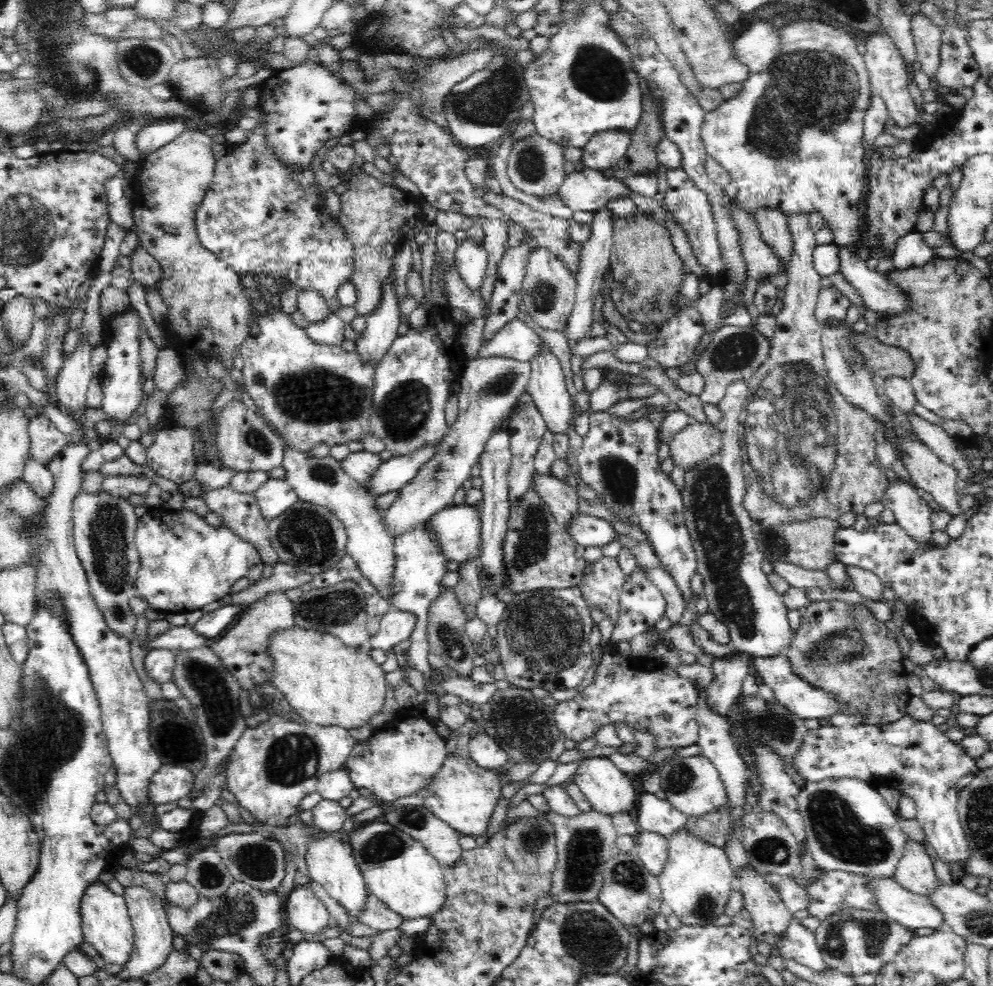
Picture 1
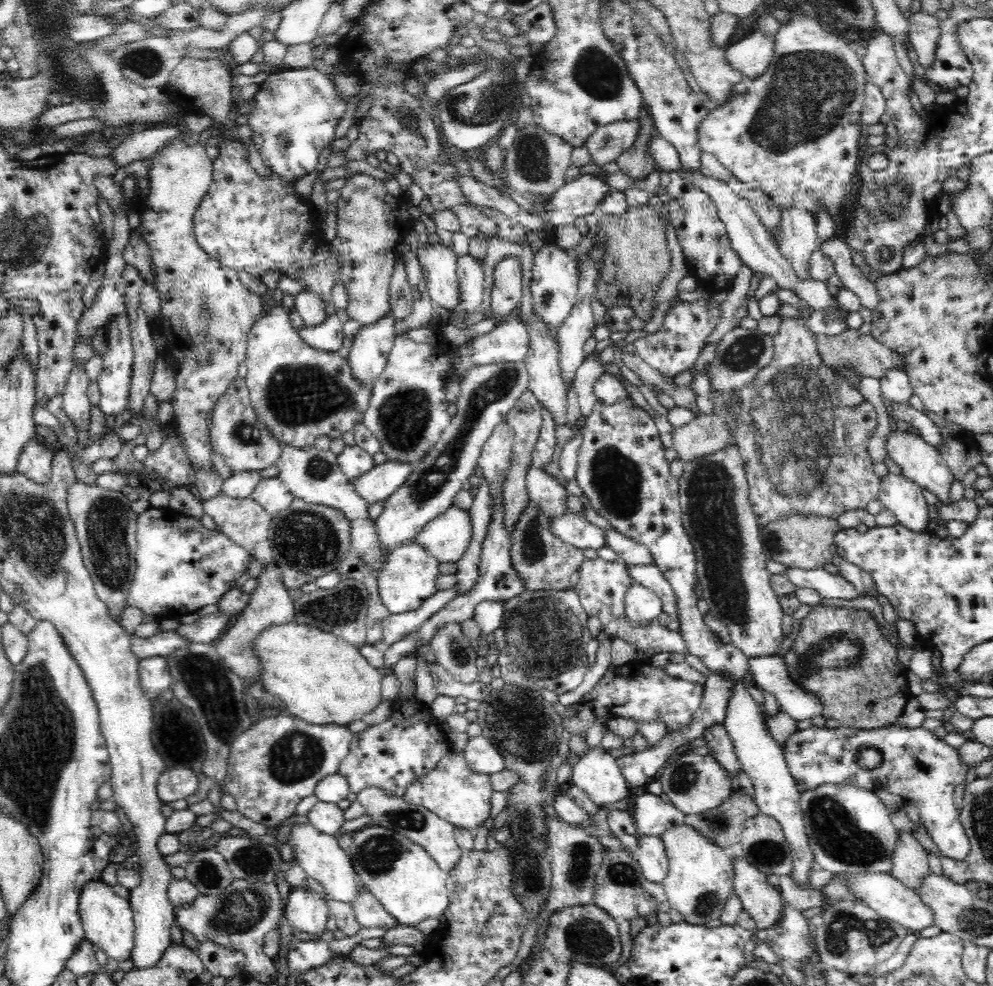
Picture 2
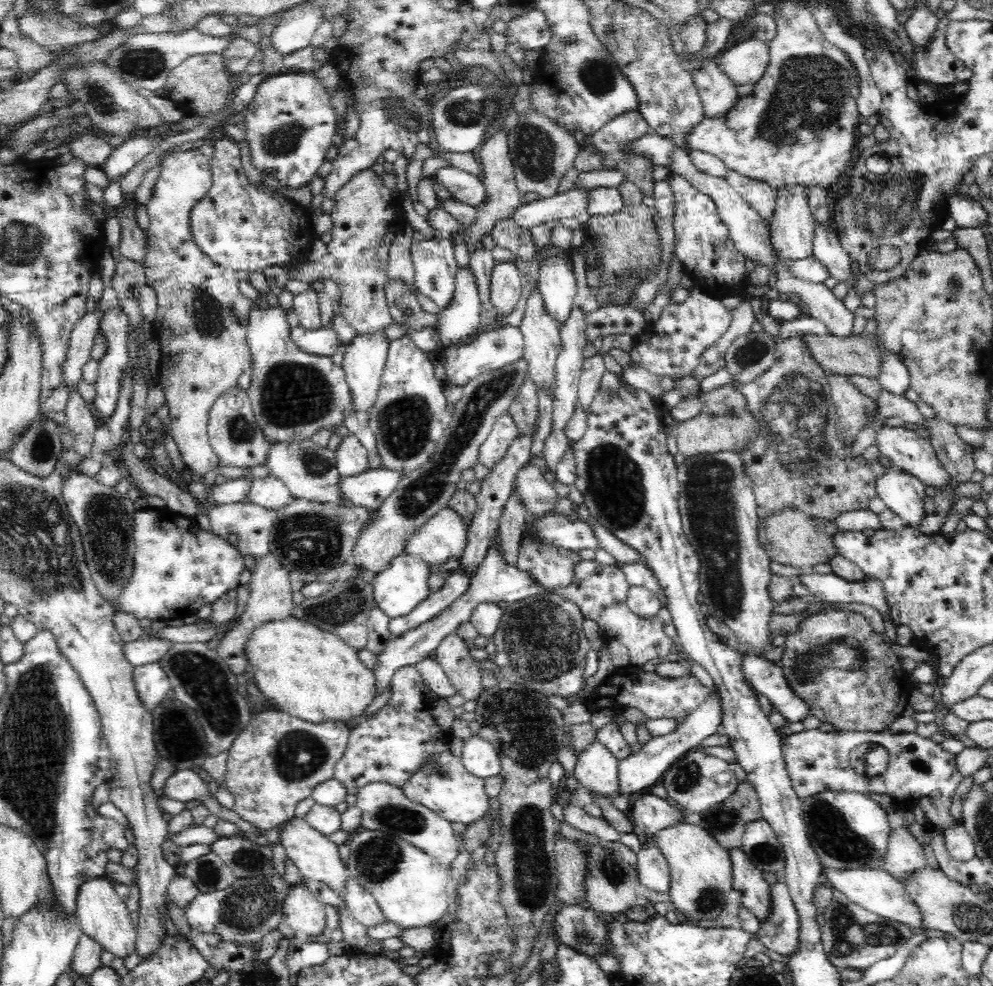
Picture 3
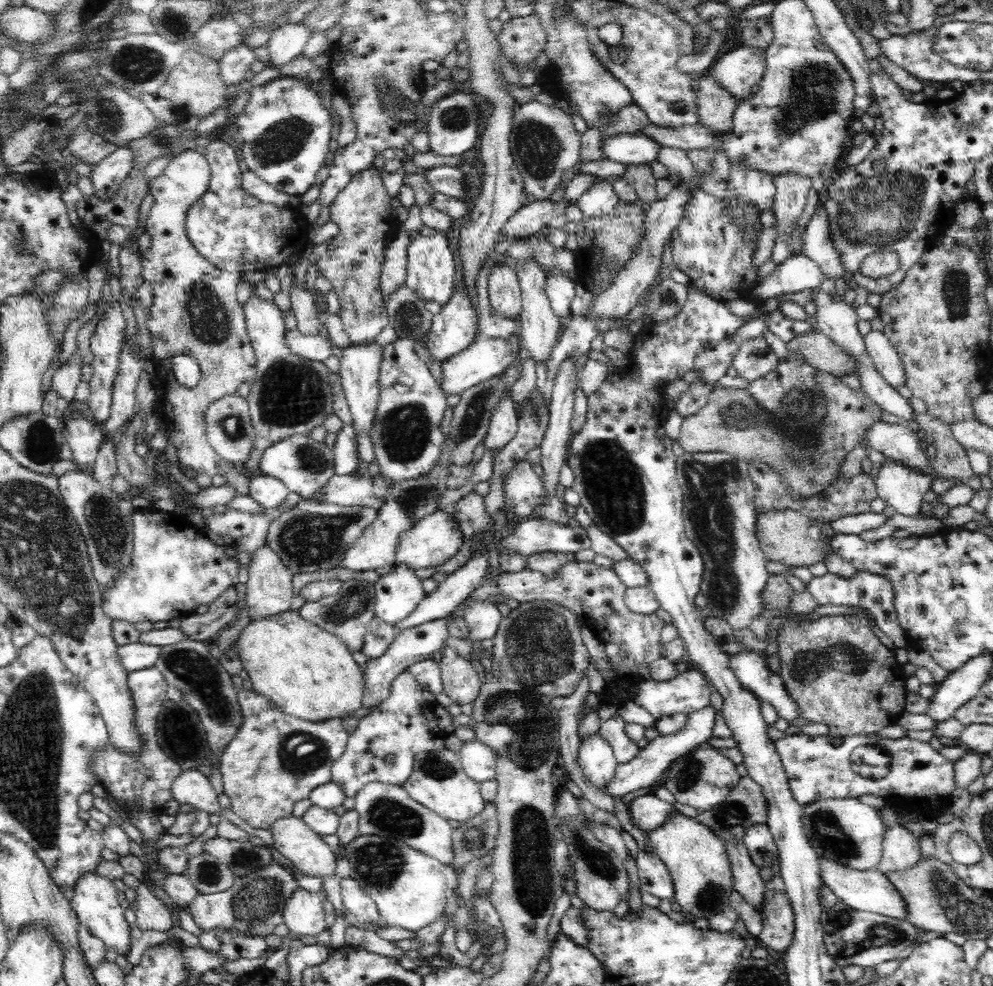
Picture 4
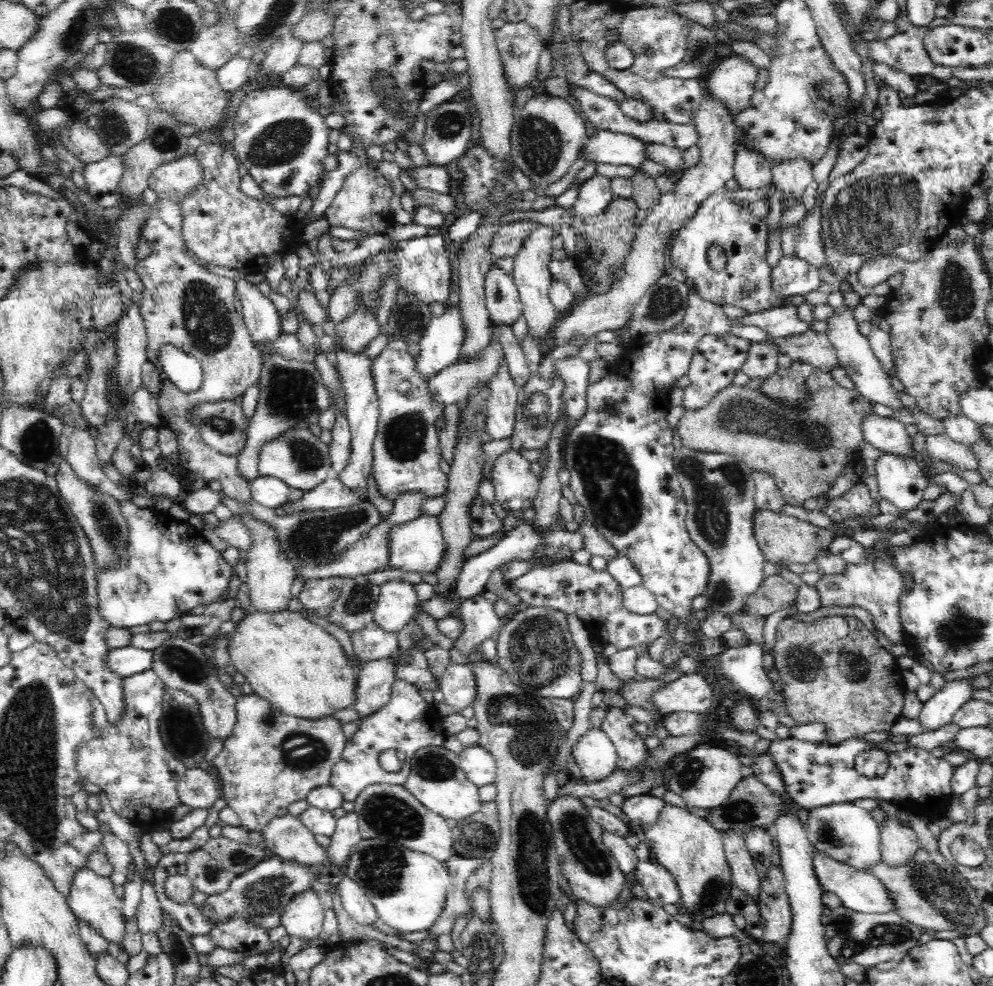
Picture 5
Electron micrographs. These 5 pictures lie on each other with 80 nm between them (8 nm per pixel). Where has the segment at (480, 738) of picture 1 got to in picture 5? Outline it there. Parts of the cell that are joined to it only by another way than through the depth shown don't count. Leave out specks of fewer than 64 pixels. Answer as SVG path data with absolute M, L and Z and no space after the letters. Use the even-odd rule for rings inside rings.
M478 745L464 747L459 753L459 763L470 782L478 788L495 782L496 763L492 753Z

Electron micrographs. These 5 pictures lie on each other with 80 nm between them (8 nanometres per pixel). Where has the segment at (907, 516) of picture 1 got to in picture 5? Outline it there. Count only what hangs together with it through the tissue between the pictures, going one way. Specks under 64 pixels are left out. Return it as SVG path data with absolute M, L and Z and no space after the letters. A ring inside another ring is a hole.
M882 453L874 463L880 499L891 502L904 514L914 510L914 508L917 508L923 502L924 489L930 484L930 480L935 481L936 484L952 484L952 488L956 488L956 494L966 490L966 480L962 479L959 475L954 476L954 473L944 472L941 474L936 473L933 477L925 476L922 464L917 464L916 459Z

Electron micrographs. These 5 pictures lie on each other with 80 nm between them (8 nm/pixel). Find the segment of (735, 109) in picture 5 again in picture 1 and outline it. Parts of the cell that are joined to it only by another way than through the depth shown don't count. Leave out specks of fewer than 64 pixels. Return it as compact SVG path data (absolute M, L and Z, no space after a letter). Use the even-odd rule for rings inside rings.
M754 20L747 30L733 42L734 57L748 67L749 73L762 73L768 70L770 64L779 54L781 44L781 28L777 28L771 20Z

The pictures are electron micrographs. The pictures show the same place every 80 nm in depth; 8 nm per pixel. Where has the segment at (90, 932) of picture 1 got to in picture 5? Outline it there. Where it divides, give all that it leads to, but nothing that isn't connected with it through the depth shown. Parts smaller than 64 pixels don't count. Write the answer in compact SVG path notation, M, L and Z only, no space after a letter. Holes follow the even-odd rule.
M82 868L73 879L66 901L77 920L88 924L107 942L115 942L122 948L122 940L127 934L127 921L122 914L123 900L116 894L115 885L110 877L98 876L90 868Z

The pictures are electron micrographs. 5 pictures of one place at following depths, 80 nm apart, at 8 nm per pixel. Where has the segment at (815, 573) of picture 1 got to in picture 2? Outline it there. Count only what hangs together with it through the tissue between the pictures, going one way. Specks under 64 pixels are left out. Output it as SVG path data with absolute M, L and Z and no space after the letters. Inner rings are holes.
M786 566L785 575L796 588L812 588L812 590L817 590L822 598L843 598L844 600L852 600L859 596L876 598L879 593L878 590L868 592L868 594L858 592L842 575L834 576L824 567L802 570Z

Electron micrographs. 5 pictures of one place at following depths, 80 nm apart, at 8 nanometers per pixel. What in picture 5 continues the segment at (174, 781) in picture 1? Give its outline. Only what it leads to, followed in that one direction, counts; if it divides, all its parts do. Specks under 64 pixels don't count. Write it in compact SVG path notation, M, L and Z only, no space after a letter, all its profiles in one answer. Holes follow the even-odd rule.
M200 767L186 769L175 787L180 803L190 808L213 809L219 798L212 775Z

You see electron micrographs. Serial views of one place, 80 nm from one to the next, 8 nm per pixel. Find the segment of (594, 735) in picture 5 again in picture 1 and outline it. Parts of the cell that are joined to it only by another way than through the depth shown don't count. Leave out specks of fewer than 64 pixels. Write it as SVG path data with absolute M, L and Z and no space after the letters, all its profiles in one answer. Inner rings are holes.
M604 756L583 759L574 775L574 783L584 793L591 804L591 810L612 817L620 812L632 812L641 791L636 783L626 773L623 773L609 758Z

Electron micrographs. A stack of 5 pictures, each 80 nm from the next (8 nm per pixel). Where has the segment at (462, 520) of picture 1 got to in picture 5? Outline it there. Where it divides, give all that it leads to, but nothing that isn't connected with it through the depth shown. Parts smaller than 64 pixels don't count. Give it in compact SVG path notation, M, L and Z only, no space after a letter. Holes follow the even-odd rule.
M439 516L416 518L407 524L396 526L390 532L388 567L401 568L406 572L435 572L446 556L446 541L440 528Z

